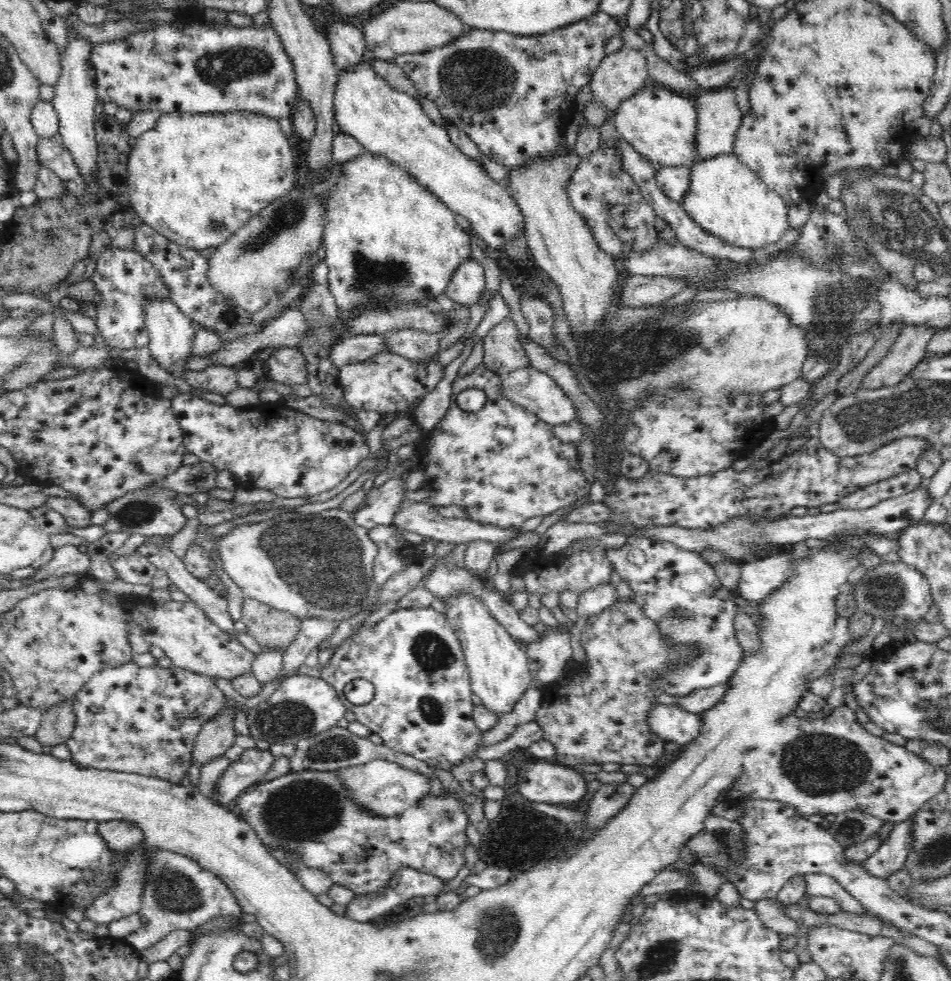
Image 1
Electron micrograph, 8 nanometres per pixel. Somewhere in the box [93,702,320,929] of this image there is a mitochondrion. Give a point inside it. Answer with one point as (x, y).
(171, 890)

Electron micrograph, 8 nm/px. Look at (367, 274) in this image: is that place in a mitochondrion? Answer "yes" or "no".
yes

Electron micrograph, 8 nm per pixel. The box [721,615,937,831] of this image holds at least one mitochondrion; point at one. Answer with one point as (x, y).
(822, 763)

